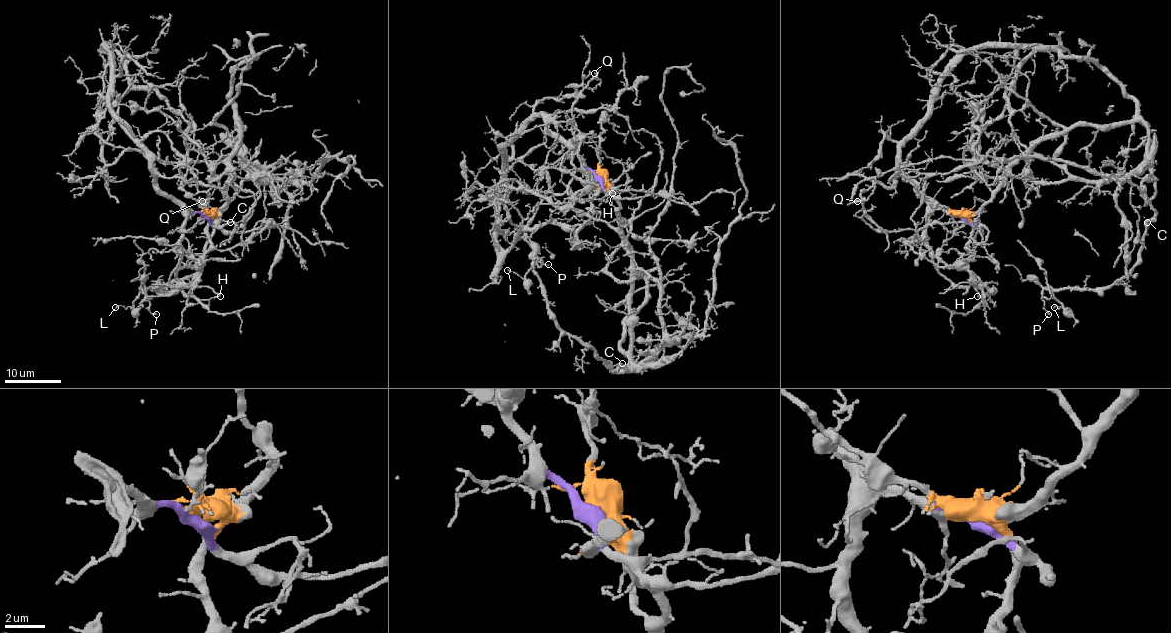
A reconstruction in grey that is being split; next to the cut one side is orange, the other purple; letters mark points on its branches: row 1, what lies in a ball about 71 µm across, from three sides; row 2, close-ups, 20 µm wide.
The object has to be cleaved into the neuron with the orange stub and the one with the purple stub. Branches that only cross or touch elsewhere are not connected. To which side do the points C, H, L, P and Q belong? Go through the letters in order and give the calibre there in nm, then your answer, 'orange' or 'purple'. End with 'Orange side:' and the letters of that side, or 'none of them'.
C: calibre 140 nm; orange
H: calibre 110 nm; purple
L: calibre 110 nm; orange
P: calibre 130 nm; orange
Q: calibre 100 nm; purple
Orange side: C, L, P

